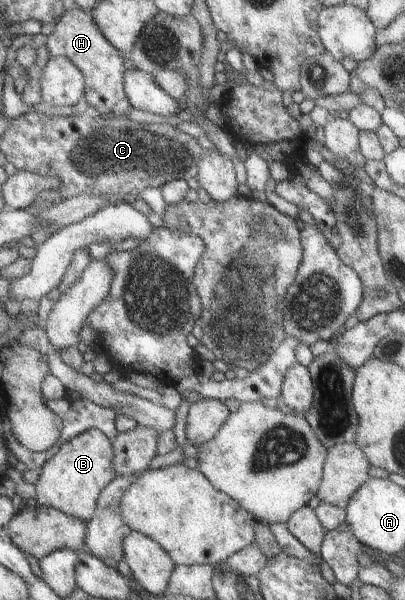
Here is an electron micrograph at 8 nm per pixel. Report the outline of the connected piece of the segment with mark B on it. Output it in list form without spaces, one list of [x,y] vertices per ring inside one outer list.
[[[97,429],[81,431],[65,441],[41,466],[41,473],[33,484],[36,505],[60,510],[86,523],[93,514],[99,491],[115,478],[114,468],[109,470],[111,450],[110,438]]]

